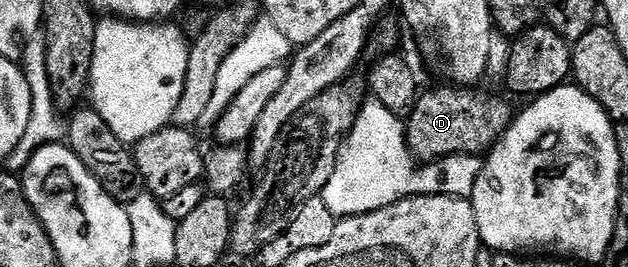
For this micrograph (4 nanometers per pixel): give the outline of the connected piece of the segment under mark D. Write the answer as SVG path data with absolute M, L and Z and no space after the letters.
M450 87L454 89L430 89L419 96L414 110L405 118L406 146L414 155L415 162L429 163L439 161L442 157L451 157L457 153L482 155L494 148L498 140L506 134L506 128L515 119L513 109L502 97L493 97L490 93L477 93L474 87Z

